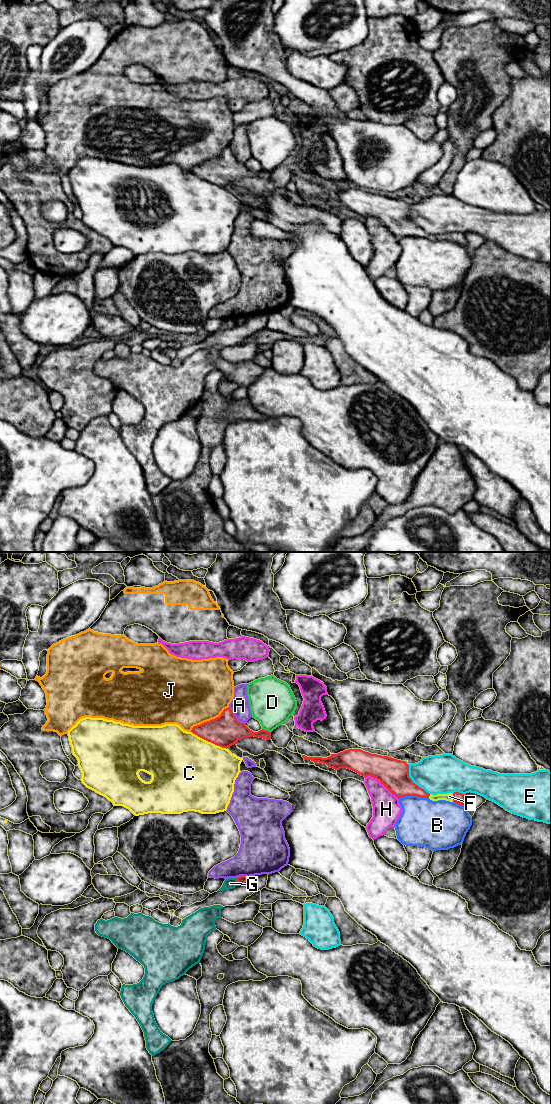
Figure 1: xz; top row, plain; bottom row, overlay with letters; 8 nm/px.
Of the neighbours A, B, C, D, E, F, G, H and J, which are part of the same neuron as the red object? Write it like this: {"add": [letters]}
{"add": ["F"]}

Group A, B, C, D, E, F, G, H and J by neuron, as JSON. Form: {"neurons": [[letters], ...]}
{"neurons": [["A"], ["B"], ["C"], ["D"], ["E"], ["F"], ["G"], ["H"], ["J"]]}

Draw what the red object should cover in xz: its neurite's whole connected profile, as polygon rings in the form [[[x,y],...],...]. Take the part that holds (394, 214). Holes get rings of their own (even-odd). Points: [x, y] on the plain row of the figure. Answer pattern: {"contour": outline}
{"contour": [[[348,189],[338,194],[331,194],[327,198],[307,197],[305,195],[302,195],[302,197],[304,198],[304,201],[311,200],[314,203],[316,202],[323,203],[335,210],[339,210],[340,208],[347,208],[358,213],[361,216],[374,217],[377,220],[379,220],[381,224],[383,224],[398,239],[405,236],[417,236],[421,238],[428,238],[432,241],[446,240],[450,242],[455,242],[464,247],[466,246],[466,234],[454,232],[447,234],[432,235],[427,233],[424,229],[420,228],[409,217],[409,205],[405,201],[397,200],[388,196],[371,194],[361,189]]]}

